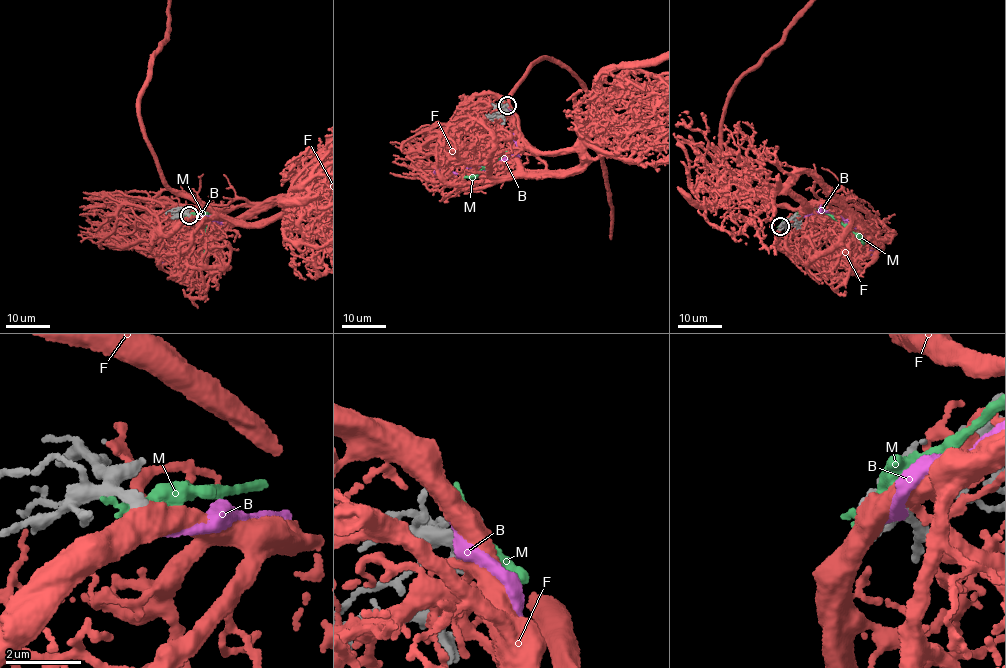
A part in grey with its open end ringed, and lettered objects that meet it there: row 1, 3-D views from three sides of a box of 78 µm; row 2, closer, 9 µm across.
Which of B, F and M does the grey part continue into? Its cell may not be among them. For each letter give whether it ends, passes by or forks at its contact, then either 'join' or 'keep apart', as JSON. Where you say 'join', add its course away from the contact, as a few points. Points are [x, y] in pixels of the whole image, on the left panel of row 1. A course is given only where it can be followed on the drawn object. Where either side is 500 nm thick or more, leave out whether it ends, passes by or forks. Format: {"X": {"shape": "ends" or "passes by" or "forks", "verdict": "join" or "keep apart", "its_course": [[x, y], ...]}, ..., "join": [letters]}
{"B": {"shape": "ends", "verdict": "keep apart"}, "F": {"verdict": "join"}, "M": {"shape": "ends", "verdict": "keep apart"}, "join": ["F"]}

